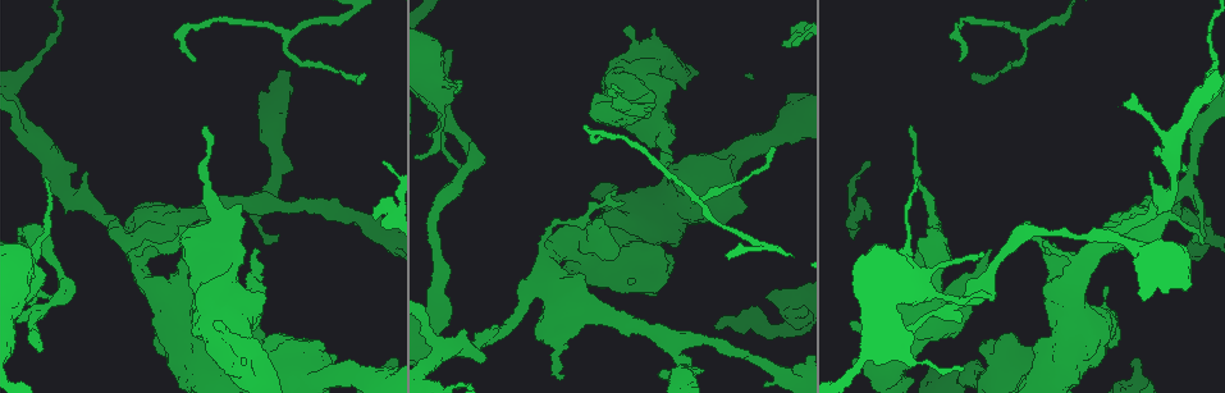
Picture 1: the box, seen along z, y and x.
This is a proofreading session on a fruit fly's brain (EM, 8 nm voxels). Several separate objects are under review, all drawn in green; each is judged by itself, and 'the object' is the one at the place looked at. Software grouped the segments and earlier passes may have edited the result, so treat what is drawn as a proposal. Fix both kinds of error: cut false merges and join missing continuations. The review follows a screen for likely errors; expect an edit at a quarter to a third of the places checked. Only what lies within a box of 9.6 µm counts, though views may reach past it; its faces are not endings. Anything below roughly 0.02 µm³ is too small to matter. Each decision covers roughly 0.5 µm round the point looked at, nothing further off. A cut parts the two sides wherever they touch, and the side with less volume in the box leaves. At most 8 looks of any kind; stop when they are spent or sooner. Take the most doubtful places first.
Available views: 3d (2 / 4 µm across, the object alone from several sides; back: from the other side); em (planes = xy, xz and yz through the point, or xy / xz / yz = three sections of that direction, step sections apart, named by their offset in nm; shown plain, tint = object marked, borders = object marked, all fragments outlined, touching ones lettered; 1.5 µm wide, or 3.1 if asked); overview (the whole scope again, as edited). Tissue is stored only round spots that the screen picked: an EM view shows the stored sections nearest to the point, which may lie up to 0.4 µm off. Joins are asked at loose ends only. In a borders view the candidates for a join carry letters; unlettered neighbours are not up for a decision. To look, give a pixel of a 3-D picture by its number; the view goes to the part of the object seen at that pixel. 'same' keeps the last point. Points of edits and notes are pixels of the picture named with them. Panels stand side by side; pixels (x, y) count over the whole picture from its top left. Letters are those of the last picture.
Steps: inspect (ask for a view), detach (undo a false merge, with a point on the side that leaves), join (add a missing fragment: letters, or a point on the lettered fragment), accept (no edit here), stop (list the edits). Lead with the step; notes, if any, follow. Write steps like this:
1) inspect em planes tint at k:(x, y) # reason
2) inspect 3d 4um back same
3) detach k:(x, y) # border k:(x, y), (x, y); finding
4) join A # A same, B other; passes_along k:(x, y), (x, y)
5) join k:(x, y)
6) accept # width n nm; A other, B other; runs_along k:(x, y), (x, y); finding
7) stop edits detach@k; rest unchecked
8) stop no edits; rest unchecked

inspect em planes plain at 1:(616, 192) # tapers out

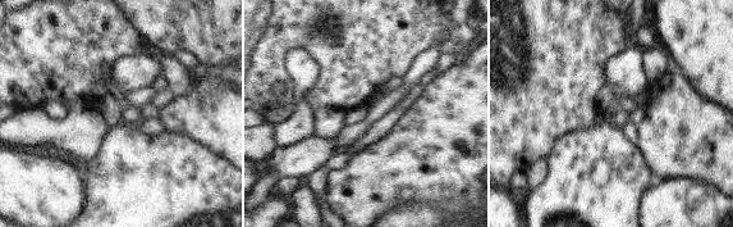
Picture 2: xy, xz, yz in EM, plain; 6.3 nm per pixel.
inspect em planes borders same

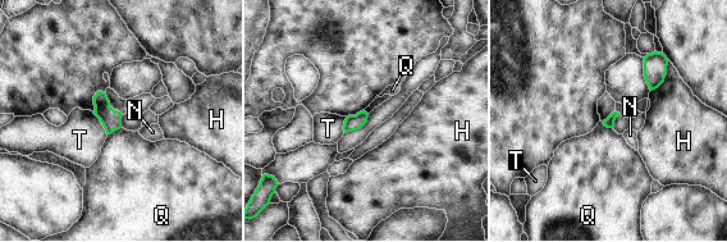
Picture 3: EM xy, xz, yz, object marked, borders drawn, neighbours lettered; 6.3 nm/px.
accept # H other, N other, Q other, T other; border 3:(602, 122), (613, 129); no lettered fragment goes on from it

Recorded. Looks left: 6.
inspect 3d 4um at 1:(451, 52) # free end

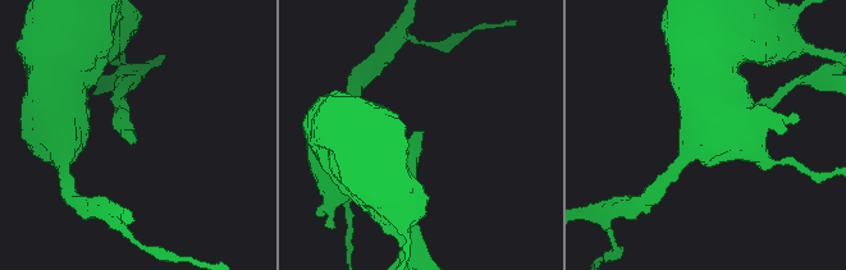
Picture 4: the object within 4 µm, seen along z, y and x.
inspect em planes borders at 4:(420, 131)

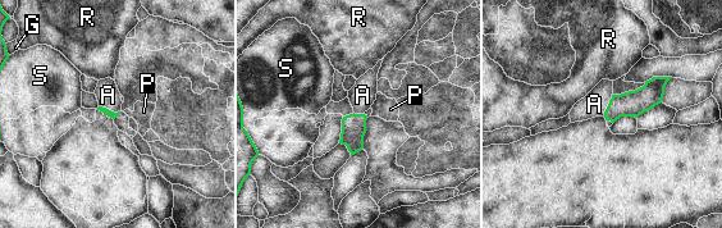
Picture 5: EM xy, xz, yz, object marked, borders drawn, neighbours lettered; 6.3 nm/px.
join A # longest_contact A 140 nm; A same, G other, P other, R other, S other; it goes on there

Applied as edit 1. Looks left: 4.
inspect em planes borders at 1:(385, 162) # branch stops here

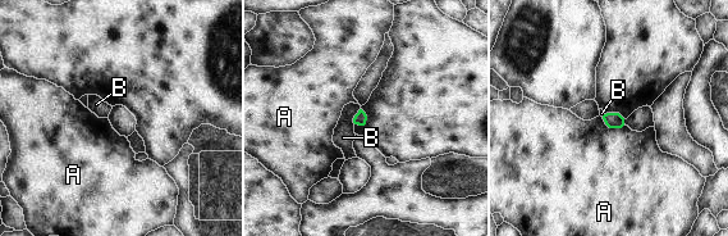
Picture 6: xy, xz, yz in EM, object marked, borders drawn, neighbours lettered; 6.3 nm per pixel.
accept # A other, B other; no lettered fragment goes on from it

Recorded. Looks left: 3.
stop edits join@5; rest unchecked

